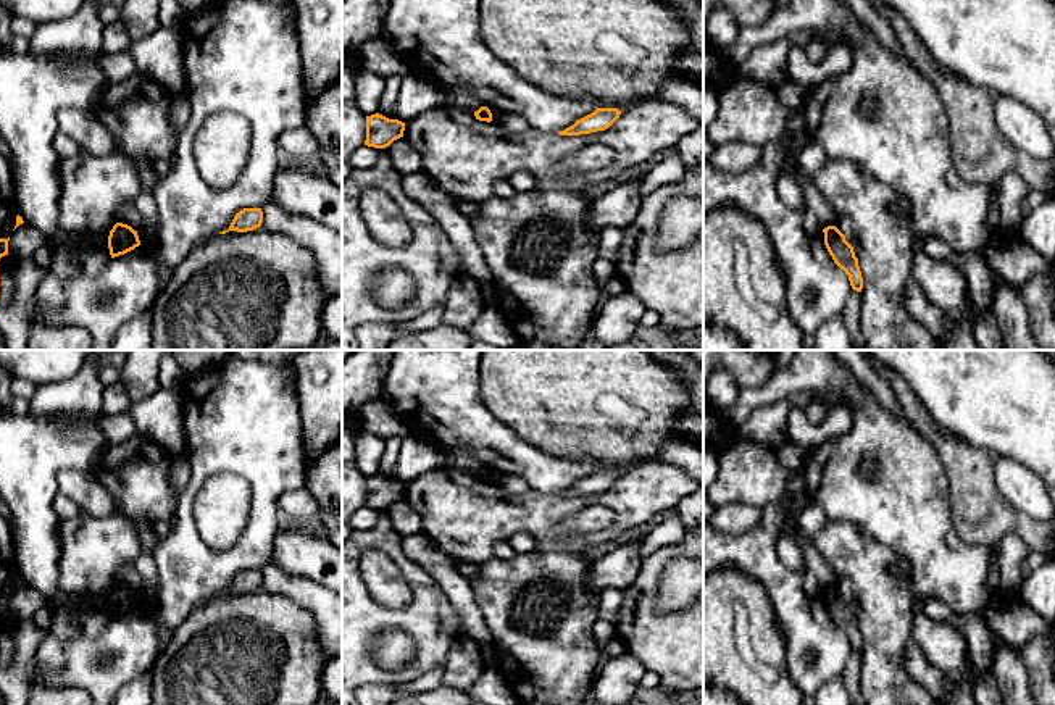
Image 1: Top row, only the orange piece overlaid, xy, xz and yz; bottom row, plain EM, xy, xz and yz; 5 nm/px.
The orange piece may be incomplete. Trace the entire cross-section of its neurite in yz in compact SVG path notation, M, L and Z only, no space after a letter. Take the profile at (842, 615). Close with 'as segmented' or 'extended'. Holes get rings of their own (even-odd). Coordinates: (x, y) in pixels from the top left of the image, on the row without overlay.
M828 587L823 590L824 607L832 618L834 624L845 632L853 652L861 653L863 639L855 618L853 608L845 602L845 597L836 589Z; as segmented

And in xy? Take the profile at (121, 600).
M116 584L108 597L108 610L111 619L124 616L140 607L137 592L131 587Z; as segmented

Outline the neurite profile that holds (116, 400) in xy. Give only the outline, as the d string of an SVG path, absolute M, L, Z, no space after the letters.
M118 381L113 386L105 387L102 413L119 416L129 410L131 403L132 400L129 398L126 387Z

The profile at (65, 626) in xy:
M56 611L52 618L50 634L56 636L61 644L81 636L82 628L73 613Z

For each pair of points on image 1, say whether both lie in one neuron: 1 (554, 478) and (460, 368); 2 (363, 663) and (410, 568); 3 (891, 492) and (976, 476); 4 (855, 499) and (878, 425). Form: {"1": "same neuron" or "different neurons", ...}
{"1": "same neuron", "2": "same neuron", "3": "different neurons", "4": "same neuron"}

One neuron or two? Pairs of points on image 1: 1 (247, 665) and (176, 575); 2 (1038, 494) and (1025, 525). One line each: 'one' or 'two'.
1: two
2: two

